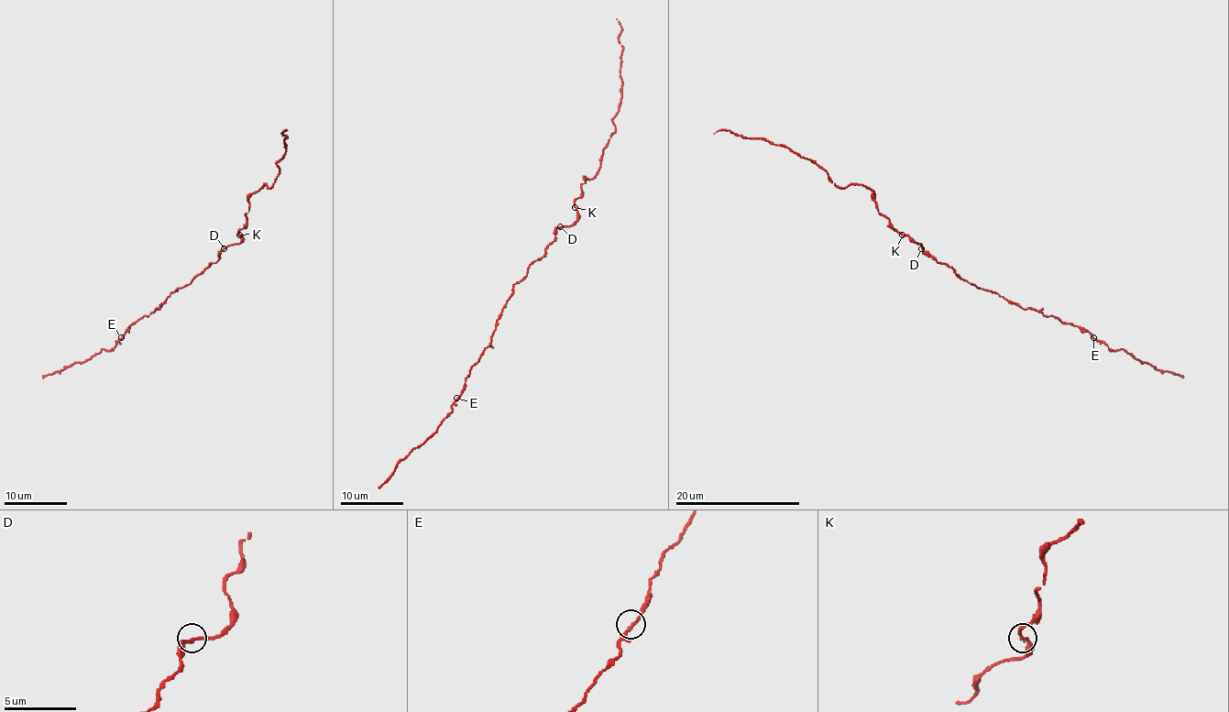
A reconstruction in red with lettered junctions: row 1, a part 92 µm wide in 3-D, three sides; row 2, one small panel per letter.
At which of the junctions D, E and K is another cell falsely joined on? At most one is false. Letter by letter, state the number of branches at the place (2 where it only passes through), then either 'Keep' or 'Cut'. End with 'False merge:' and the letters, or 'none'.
D: Branches: 2. Keep
E: Branches: 2. Keep
K: Branches: 2. Keep
False merge: none

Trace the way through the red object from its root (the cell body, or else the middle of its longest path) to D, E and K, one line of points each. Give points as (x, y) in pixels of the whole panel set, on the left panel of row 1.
D: (208, 266), (219, 257), (224, 248)
E: (208, 266), (190, 284), (172, 292), (161, 303), (159, 309), (157, 308), (128, 326), (121, 337)
K: (208, 266), (219, 257), (224, 248), (239, 244), (239, 235)

